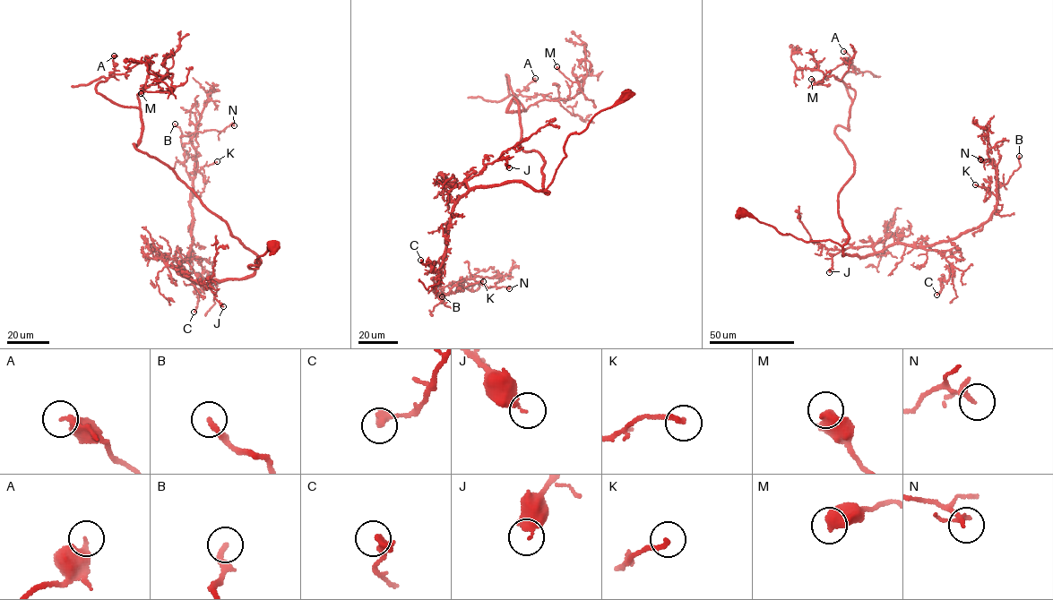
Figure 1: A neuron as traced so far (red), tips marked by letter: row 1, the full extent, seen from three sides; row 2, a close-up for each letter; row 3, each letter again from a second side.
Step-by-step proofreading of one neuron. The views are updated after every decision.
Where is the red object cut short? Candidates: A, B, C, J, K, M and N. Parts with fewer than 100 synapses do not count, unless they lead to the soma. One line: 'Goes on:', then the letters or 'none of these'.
Goes on: none of these

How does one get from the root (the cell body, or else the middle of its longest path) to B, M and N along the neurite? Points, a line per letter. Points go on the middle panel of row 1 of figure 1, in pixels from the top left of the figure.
B: (628, 95), (569, 135), (545, 189), (510, 181), (462, 195), (435, 290), (444, 289), (443, 303), (442, 296)
M: (628, 95), (569, 135), (546, 193), (513, 98), (506, 111), (573, 98), (579, 84), (556, 66)
N: (628, 95), (569, 135), (545, 189), (473, 186), (454, 205), (435, 291), (472, 278), (509, 288)

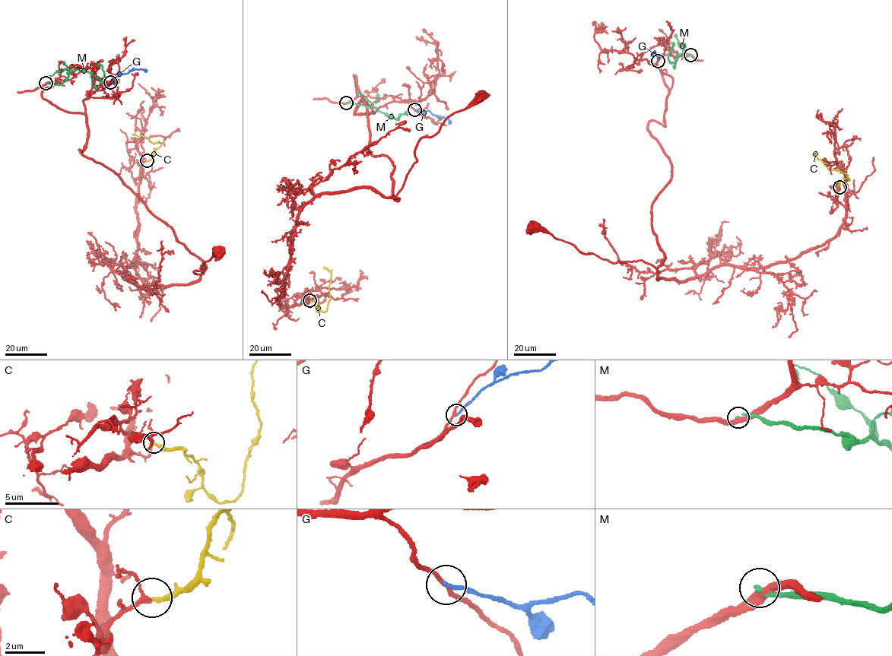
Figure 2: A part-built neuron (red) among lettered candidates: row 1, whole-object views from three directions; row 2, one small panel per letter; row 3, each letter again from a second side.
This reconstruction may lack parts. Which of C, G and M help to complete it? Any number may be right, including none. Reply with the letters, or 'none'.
C

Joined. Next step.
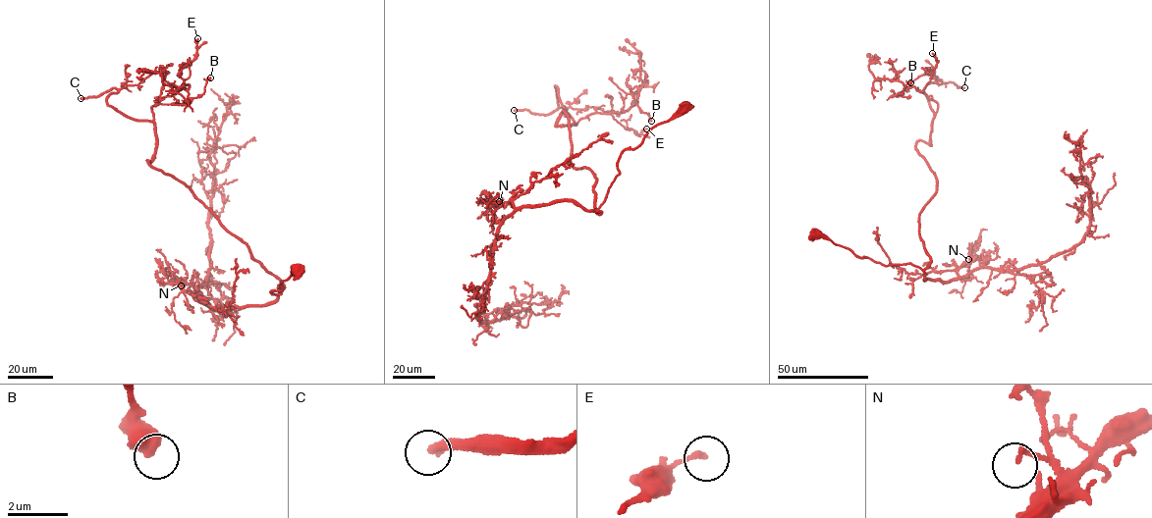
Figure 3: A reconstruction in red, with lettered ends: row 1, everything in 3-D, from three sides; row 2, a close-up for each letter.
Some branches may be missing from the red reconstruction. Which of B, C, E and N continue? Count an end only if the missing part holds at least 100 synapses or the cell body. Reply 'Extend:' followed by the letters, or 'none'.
Extend: C

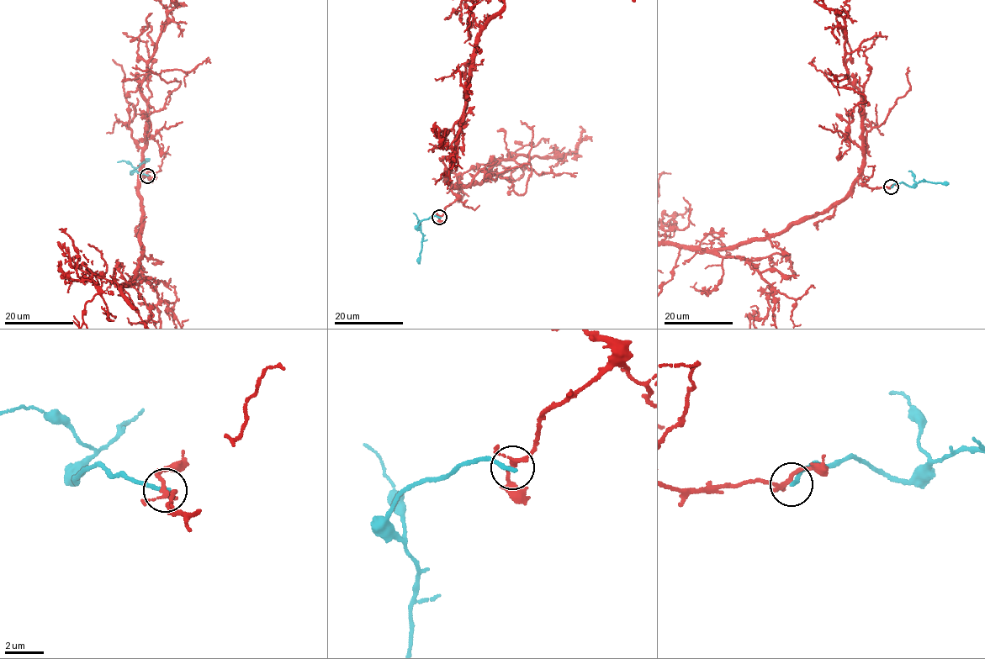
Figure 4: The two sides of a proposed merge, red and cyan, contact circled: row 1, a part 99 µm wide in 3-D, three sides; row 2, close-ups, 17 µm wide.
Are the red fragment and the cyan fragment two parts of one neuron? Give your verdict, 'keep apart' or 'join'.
keep apart

